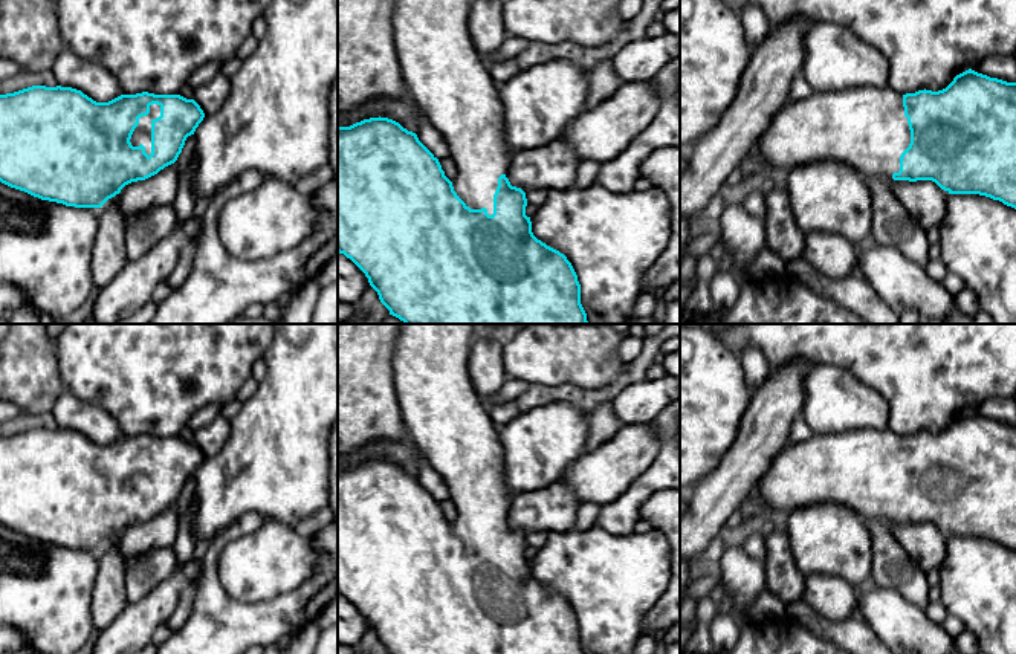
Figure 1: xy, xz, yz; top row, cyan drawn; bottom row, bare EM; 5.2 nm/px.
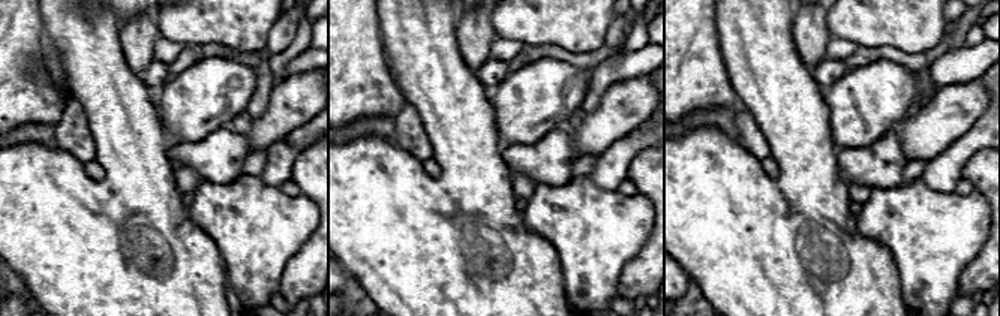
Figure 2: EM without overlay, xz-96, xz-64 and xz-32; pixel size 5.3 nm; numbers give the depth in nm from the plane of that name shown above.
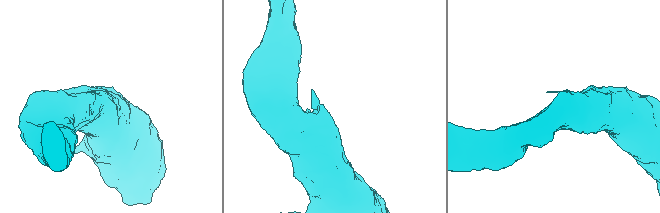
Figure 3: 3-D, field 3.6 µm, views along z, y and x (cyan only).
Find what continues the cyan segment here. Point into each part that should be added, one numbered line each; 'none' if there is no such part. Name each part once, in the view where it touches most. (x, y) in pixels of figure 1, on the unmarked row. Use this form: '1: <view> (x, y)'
1: xy (142, 475)

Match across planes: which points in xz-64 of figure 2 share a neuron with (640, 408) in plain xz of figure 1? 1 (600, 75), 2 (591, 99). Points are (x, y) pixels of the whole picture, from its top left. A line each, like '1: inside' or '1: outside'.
1: inside
2: inside

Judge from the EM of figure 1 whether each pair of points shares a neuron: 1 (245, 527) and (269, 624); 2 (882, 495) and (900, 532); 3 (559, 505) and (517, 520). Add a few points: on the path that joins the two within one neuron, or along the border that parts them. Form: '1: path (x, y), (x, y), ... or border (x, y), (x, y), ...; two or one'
1: path (214, 550), (211, 556), (211, 590), (237, 616); one
2: border (888, 520), (932, 523); two
3: path (549, 509), (530, 511), (527, 514); one

